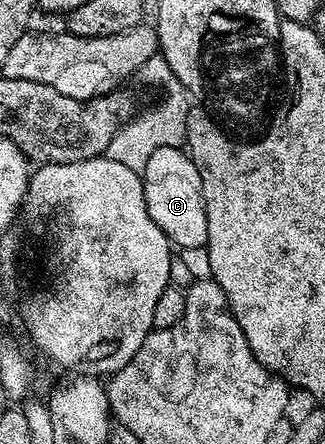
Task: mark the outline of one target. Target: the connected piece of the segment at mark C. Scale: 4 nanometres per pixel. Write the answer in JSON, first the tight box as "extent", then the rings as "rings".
{"extent":[141,146,208,248],"rings":[[[162,146],[150,155],[141,172],[141,179],[147,212],[154,223],[166,233],[169,242],[177,248],[203,248],[208,241],[204,194],[201,174],[191,156],[183,148]]]}

